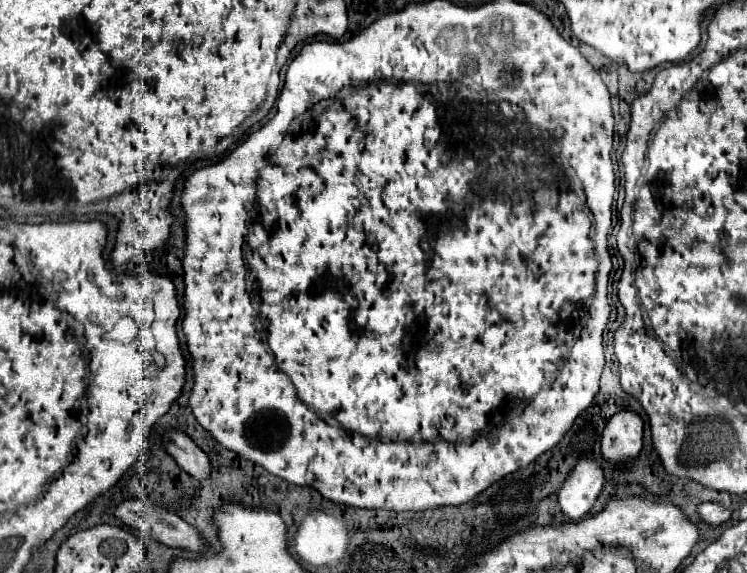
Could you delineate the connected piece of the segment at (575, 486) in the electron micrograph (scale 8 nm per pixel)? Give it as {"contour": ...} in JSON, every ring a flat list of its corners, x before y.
{"contour":[[579,459,565,487,557,493,561,513,569,521,581,521,603,489,603,469,591,459]]}

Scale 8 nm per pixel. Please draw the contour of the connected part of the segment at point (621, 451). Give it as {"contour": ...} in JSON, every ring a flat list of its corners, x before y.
{"contour":[[619,411,609,419,603,439,601,457,609,463,631,463,639,457,643,439,643,421,631,411]]}

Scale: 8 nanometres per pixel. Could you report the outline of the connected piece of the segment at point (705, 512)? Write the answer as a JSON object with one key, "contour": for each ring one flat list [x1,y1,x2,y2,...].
{"contour":[[701,503,697,507,697,515,699,515,699,519,703,523,715,527,715,525,721,525,723,521,727,521,731,517,731,511,721,507,721,505,717,505,717,503]]}

